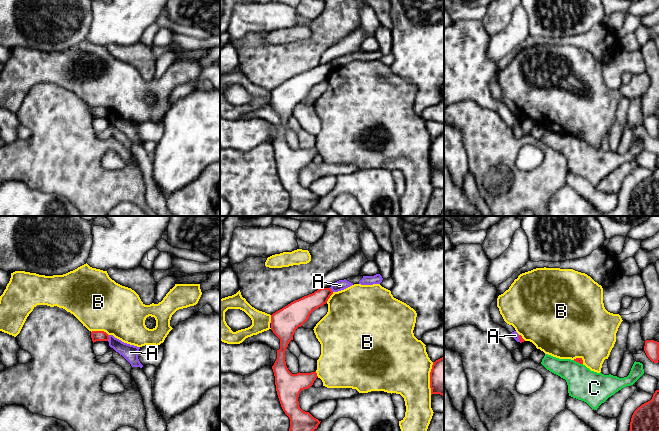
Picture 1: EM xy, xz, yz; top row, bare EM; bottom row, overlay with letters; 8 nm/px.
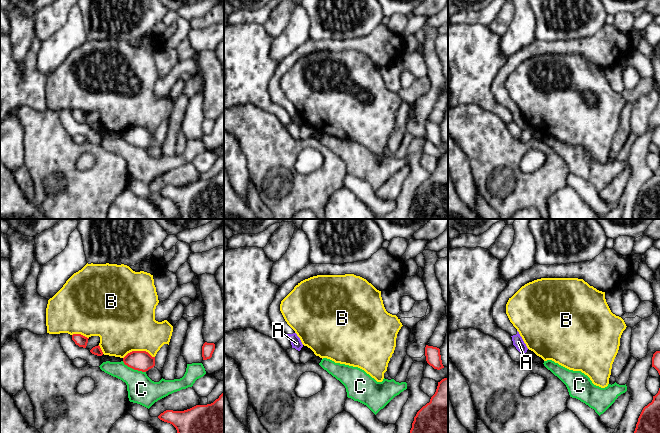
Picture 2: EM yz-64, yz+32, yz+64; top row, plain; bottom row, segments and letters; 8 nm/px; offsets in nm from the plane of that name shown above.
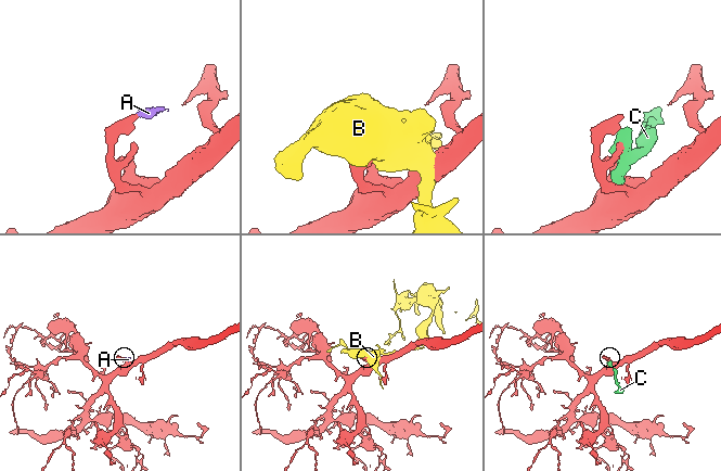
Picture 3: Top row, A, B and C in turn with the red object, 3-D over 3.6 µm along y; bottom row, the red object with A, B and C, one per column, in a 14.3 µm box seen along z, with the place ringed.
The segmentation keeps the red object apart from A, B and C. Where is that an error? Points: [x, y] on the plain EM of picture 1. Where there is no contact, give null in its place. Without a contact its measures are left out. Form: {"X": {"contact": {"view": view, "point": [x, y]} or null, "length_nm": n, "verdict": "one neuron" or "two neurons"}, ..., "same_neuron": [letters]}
{"A": {"contact": {"view": "xy", "point": [108, 114]}, "length_nm": 50, "verdict": "two neurons"}, "B": {"contact": {"view": "xy", "point": [100, 107]}, "length_nm": 150, "verdict": "two neurons"}, "C": {"contact": {"view": "yz", "point": [578, 138]}, "length_nm": 90, "verdict": "two neurons"}, "same_neuron": []}

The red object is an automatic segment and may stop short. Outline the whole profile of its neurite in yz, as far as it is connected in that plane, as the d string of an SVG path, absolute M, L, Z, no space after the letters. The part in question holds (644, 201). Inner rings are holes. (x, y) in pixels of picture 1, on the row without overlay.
M659 166L650 177L638 183L631 194L629 216L659 216Z

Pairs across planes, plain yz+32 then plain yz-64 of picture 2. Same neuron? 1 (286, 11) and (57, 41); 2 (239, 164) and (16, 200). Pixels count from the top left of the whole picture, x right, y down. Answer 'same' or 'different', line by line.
1: different
2: different

